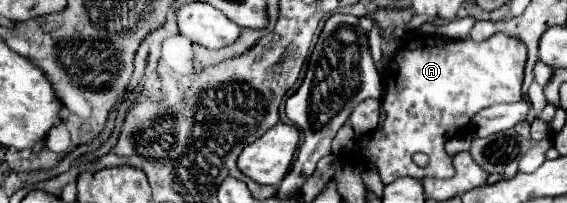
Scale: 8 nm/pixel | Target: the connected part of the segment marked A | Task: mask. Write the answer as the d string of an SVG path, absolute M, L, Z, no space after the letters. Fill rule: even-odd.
M415 34L407 38L403 48L393 56L383 76L383 86L385 86L383 106L387 112L385 124L379 130L373 130L369 136L359 138L353 154L367 156L371 162L375 162L383 184L389 184L405 176L415 180L421 180L425 176L451 178L455 170L451 164L451 156L445 152L445 142L461 134L479 110L499 102L523 100L521 84L523 84L525 60L527 60L527 50L523 48L523 44L519 44L519 40L507 34L493 34L491 38L483 42L475 42L469 38L467 40L437 40L427 34ZM415 152L425 152L431 158L427 168L419 168L413 162Z

